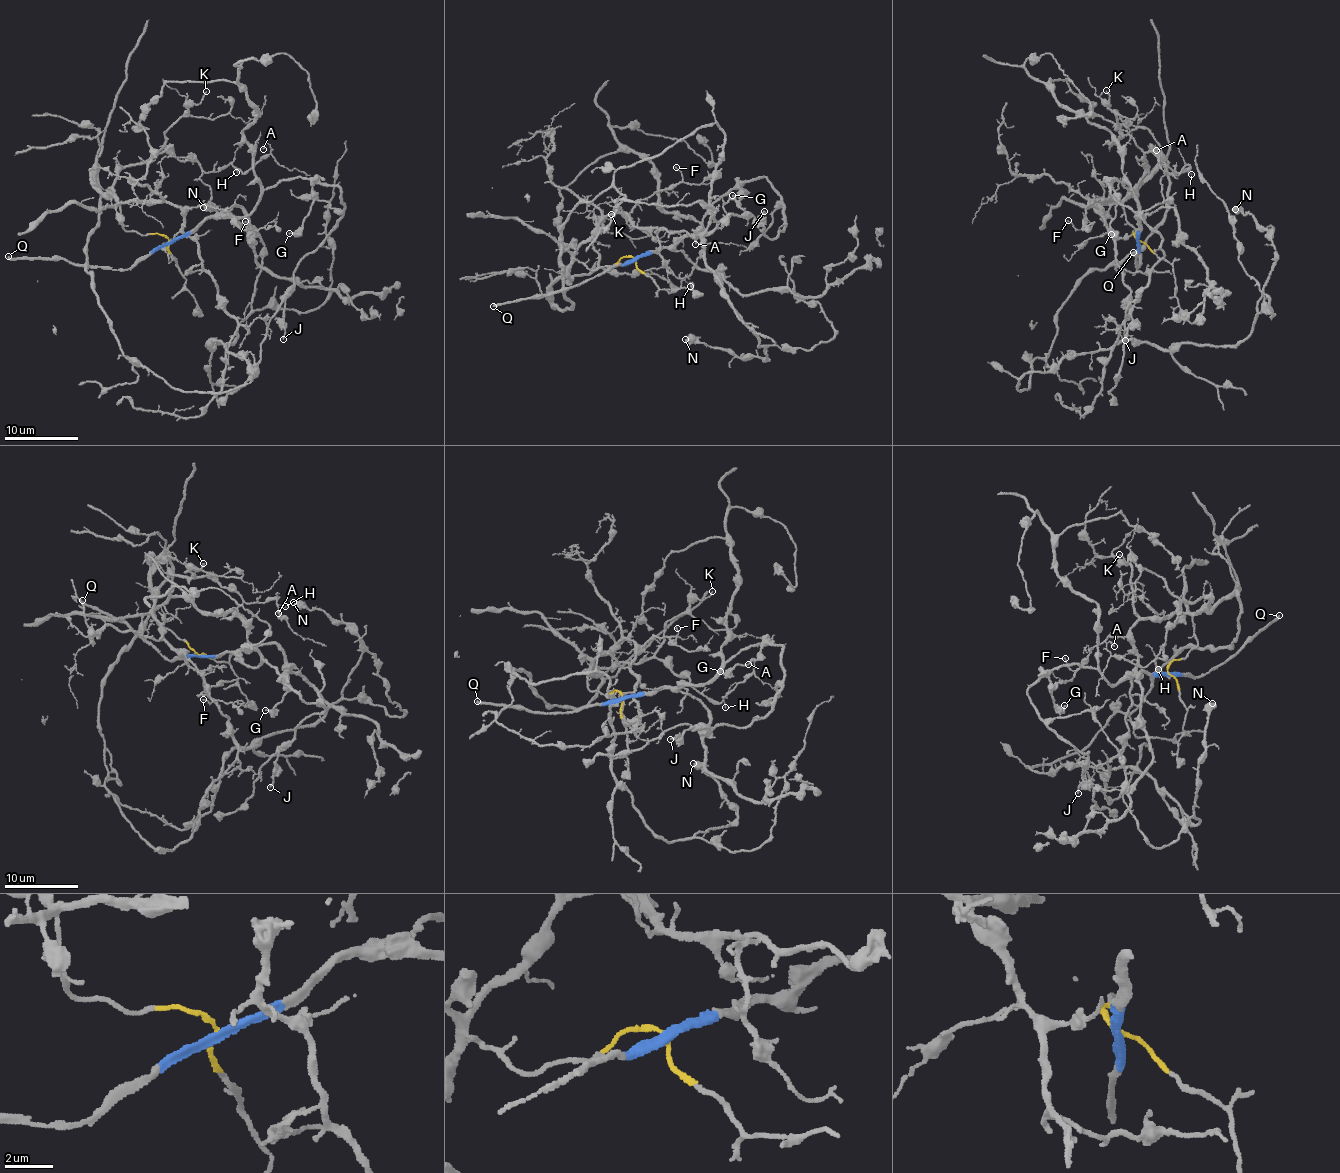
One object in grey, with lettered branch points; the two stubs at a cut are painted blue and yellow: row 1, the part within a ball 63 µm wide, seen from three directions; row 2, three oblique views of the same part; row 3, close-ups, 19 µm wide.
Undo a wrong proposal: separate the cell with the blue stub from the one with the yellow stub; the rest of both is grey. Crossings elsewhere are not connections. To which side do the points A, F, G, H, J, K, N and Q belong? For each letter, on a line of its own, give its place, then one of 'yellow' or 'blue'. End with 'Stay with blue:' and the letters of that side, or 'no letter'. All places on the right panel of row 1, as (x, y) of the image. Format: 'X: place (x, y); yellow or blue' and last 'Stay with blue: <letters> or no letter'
A: place (1156, 150); yellow
F: place (1068, 220); yellow
G: place (1111, 234); blue
H: place (1191, 174); yellow
J: place (1125, 340); blue
K: place (1106, 90); yellow
N: place (1235, 209); yellow
Q: place (1133, 252); blue
Stay with blue: G, J, Q

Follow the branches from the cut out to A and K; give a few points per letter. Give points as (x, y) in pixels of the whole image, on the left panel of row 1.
A: (170, 241), (126, 230), (119, 171), (172, 153), (206, 173), (231, 163), (244, 172), (270, 154), (262, 149)
K: (170, 241), (126, 230), (113, 186), (119, 171), (145, 162), (165, 144), (168, 128), (199, 104), (205, 91)

